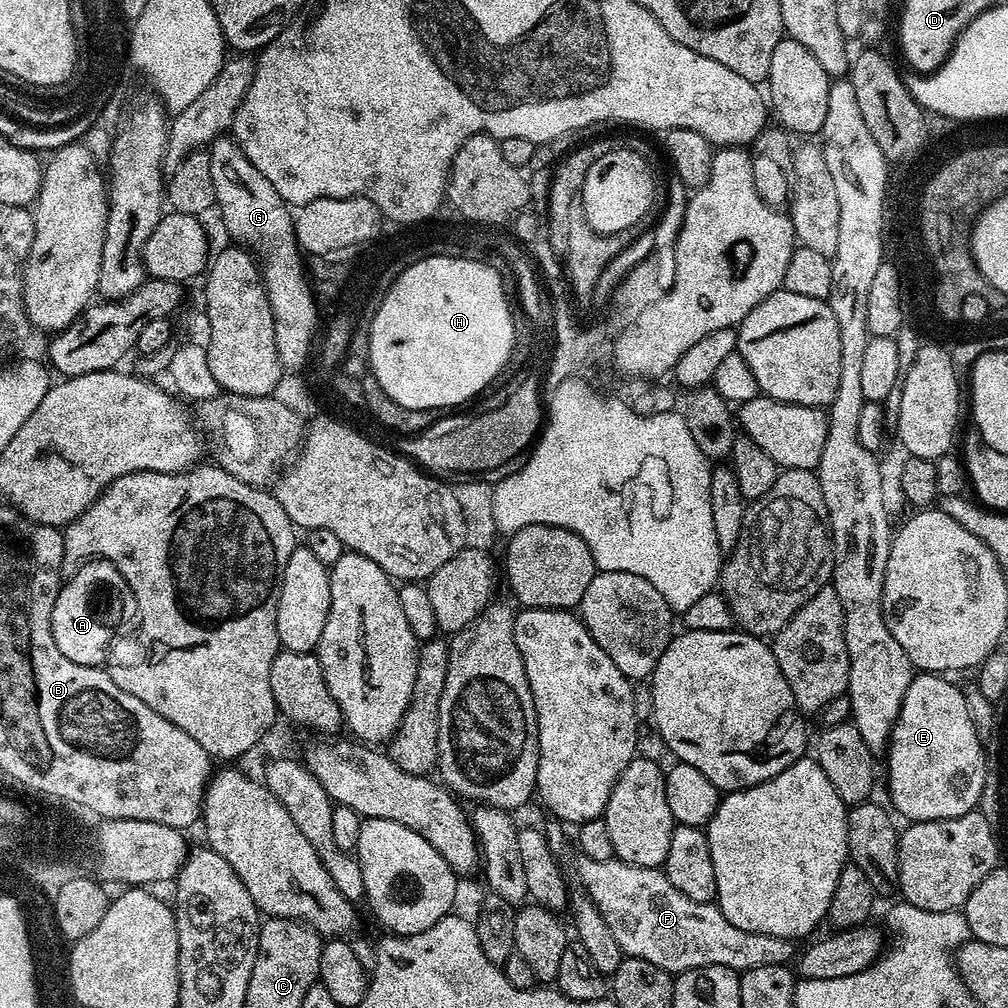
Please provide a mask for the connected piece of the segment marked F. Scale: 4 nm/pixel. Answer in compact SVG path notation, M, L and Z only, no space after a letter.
M581 855L578 860L579 887L598 906L602 918L606 918L625 957L654 962L654 966L669 974L706 966L726 966L743 974L758 966L787 965L797 955L793 941L774 938L774 934L738 930L715 903L703 904L686 898L686 894L670 886L670 878L660 868L634 866L615 858L594 862L594 858Z

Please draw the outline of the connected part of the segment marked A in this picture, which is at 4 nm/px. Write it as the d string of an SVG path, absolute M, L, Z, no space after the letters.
M85 560L79 570L61 583L52 611L54 643L62 654L66 654L66 658L70 658L70 662L98 668L108 660L108 647L114 639L112 624L123 629L131 625L137 616L134 594L118 569L109 560Z

